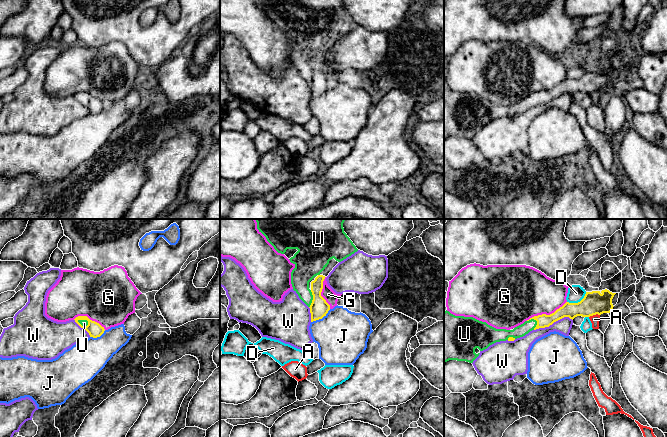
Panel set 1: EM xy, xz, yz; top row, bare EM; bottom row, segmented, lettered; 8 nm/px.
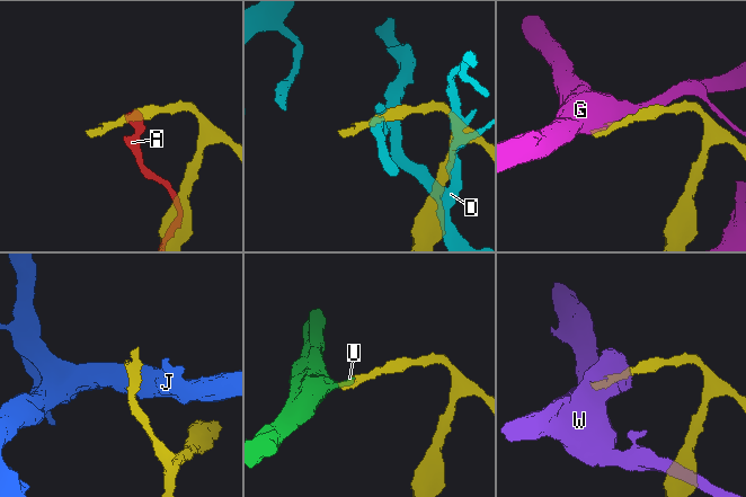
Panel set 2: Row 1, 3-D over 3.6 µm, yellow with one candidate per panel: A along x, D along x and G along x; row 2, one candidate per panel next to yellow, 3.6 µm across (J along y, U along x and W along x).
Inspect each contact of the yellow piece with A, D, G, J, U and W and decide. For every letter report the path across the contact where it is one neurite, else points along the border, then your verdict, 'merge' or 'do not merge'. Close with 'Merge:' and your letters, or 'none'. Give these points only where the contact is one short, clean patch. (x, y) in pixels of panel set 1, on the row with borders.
A: border yz (599, 314), (593, 314), (589, 317); do not merge
D: border yz (586, 292), (579, 301), (567, 302); do not merge
G: do not merge
J: border xz (330, 309), (321, 318), (311, 322); do not merge
U: way yz (543, 320), (537, 323), (530, 324), (523, 329); merge
W: do not merge
Merge: U

